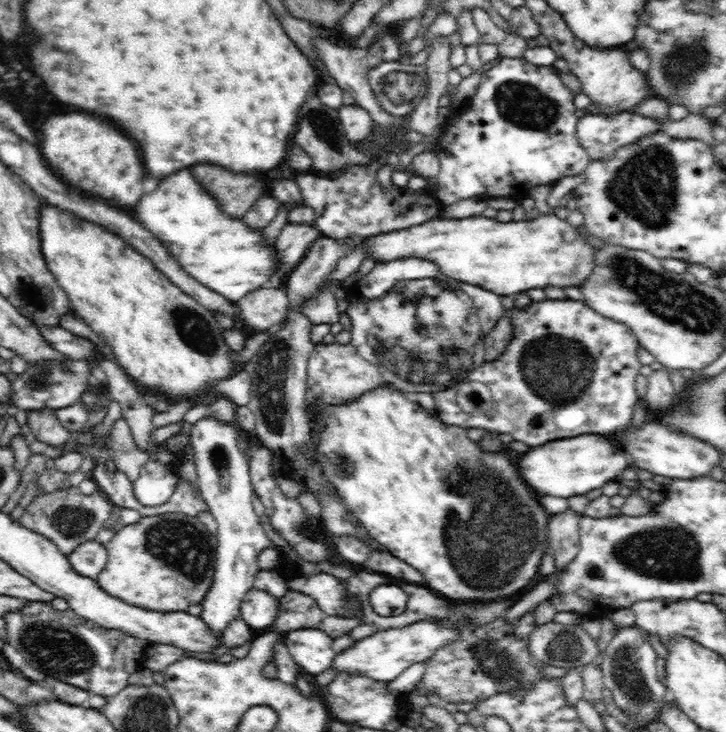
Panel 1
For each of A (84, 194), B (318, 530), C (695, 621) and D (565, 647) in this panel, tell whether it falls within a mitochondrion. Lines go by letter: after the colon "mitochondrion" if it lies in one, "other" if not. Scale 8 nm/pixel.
A: other
B: other
C: other
D: mitochondrion

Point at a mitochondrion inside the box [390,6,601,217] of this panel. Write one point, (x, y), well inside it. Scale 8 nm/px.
(521, 103)

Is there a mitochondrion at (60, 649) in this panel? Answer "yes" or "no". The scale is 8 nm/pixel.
yes

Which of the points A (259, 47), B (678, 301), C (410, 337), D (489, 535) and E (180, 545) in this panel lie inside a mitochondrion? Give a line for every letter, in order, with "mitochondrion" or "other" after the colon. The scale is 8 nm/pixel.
A: other
B: mitochondrion
C: mitochondrion
D: mitochondrion
E: mitochondrion

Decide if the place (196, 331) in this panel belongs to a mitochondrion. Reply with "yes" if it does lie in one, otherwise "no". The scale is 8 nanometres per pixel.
yes

